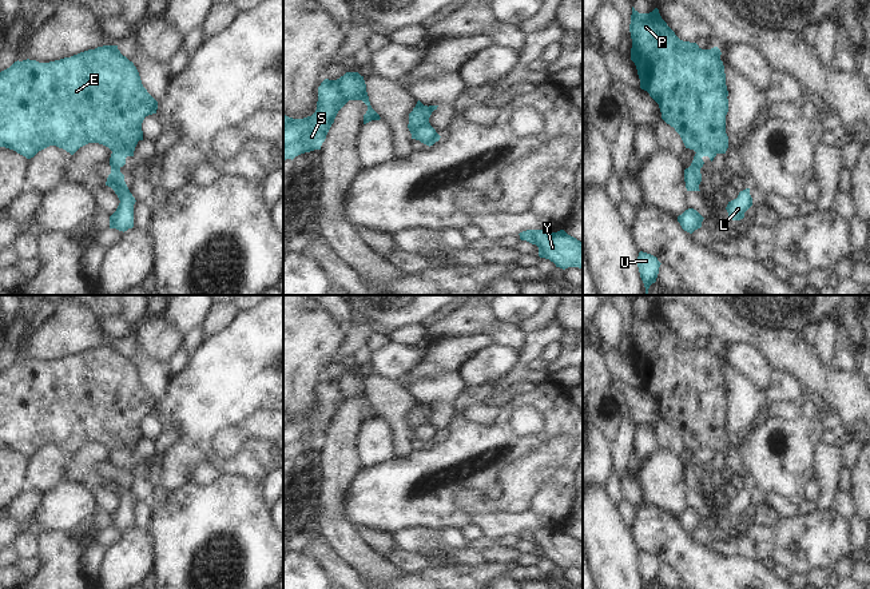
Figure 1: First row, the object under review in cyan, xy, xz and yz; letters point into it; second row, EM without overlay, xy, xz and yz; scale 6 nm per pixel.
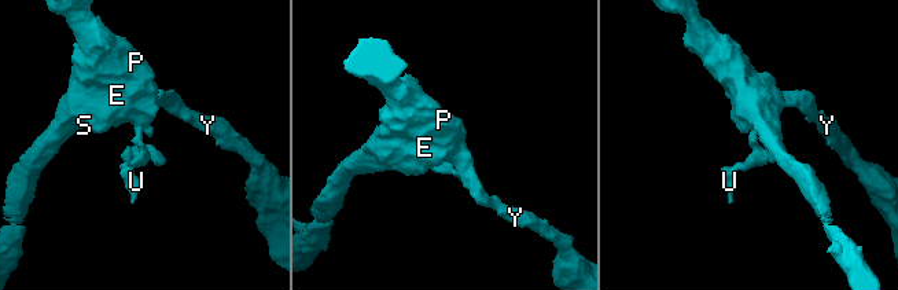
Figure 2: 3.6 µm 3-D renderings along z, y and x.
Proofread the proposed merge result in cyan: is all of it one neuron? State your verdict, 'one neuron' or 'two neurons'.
two neurons

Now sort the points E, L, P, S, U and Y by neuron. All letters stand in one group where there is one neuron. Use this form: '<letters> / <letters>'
E P S Y / L U

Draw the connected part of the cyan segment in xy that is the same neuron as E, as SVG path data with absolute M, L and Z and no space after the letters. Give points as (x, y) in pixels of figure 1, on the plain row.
M103 345L49 362L36 359L15 361L0 371L0 446L16 450L27 458L39 450L56 445L74 454L88 442L99 442L111 450L134 451L143 439L142 422L156 413L158 401L143 386L132 361L120 353L118 345Z

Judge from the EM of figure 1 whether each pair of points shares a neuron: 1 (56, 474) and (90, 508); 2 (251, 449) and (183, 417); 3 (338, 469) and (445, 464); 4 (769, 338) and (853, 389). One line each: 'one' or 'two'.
1: two
2: one
3: two
4: one

